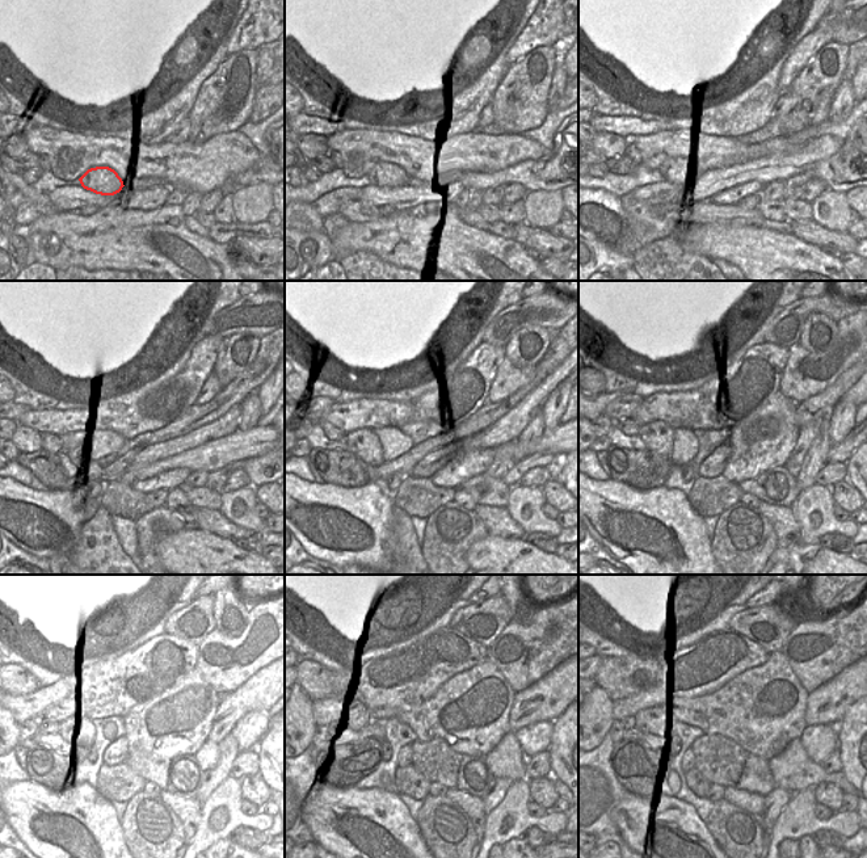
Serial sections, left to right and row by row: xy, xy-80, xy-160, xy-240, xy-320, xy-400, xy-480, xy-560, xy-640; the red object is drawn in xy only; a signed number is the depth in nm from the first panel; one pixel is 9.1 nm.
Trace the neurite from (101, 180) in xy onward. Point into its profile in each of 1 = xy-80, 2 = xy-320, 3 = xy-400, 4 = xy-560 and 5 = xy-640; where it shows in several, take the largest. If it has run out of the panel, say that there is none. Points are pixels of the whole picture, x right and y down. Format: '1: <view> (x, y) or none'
1: xy-80 (386, 175)
2: xy-320 (363, 442)
3: xy-400 (657, 436)
4: xy-560 (363, 727)
5: xy-640 (661, 720)

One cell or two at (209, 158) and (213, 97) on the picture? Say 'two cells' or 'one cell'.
two cells

